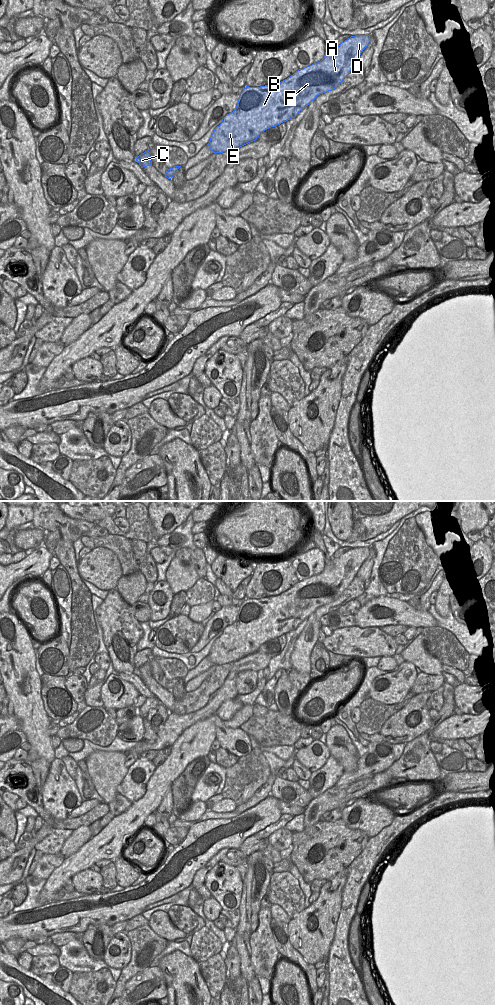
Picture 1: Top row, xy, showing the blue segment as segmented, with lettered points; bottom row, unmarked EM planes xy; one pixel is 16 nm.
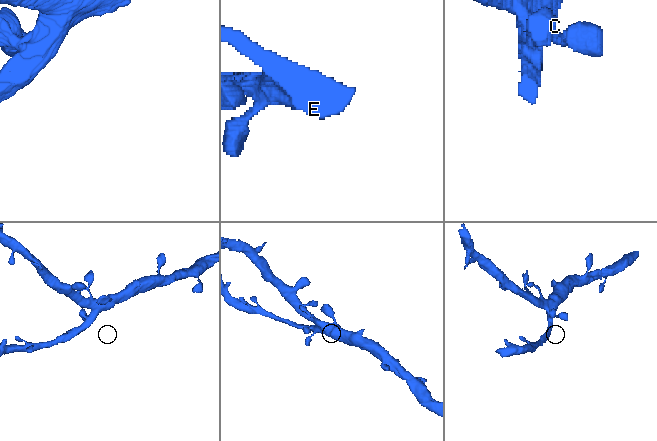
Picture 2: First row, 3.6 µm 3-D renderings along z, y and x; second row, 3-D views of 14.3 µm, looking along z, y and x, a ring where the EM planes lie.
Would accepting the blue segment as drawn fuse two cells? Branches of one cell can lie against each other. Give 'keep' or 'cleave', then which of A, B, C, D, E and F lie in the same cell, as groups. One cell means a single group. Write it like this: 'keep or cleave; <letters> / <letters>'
keep; A B C D E F

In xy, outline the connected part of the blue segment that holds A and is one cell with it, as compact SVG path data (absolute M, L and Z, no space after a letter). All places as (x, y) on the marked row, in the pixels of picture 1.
M370 35L351 36L339 46L331 46L320 62L299 69L280 83L260 87L246 86L239 94L235 110L222 119L221 124L213 131L207 145L214 153L232 152L257 140L265 130L295 118L318 95L340 85L369 42Z

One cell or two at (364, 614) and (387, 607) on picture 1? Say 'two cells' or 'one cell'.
one cell

